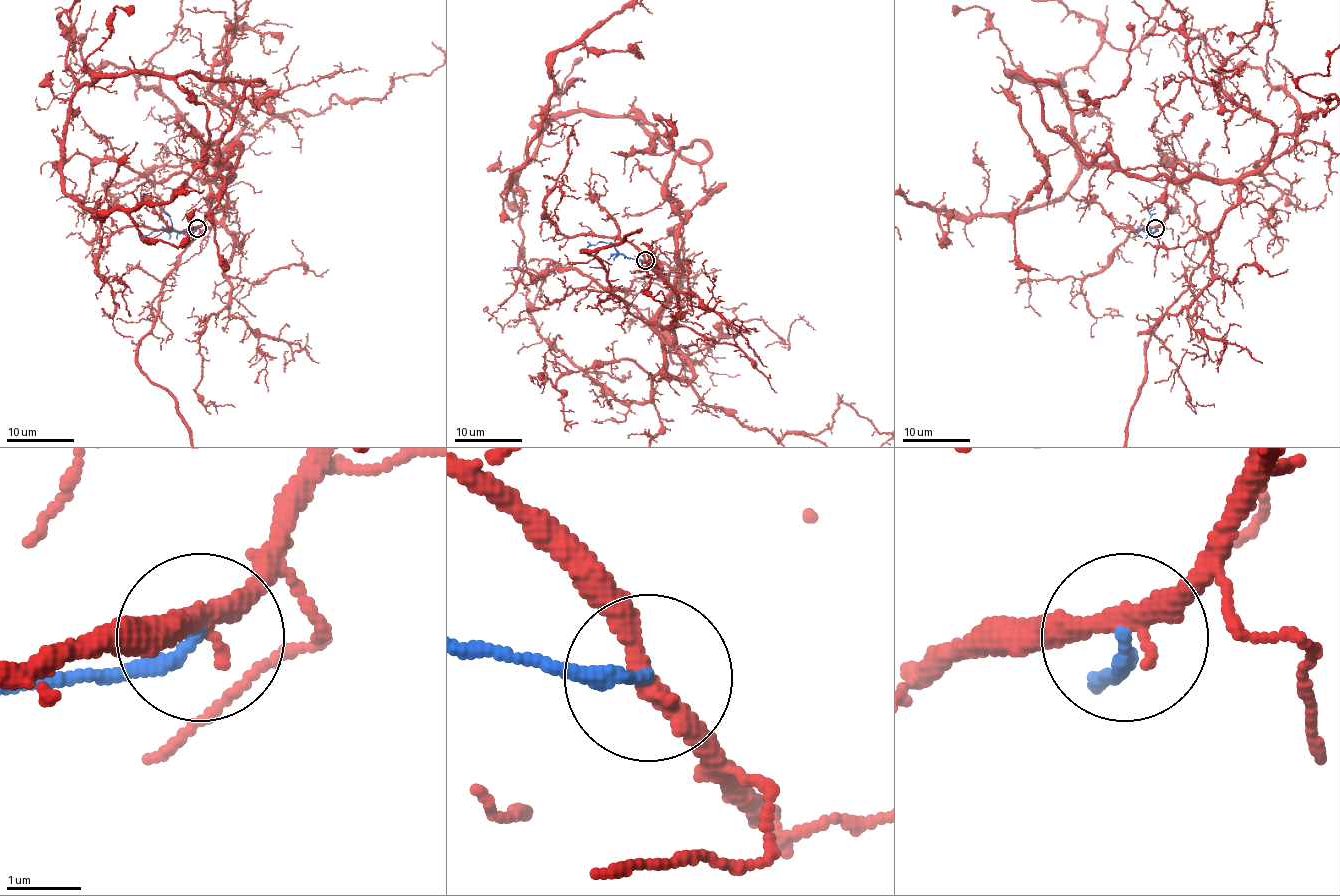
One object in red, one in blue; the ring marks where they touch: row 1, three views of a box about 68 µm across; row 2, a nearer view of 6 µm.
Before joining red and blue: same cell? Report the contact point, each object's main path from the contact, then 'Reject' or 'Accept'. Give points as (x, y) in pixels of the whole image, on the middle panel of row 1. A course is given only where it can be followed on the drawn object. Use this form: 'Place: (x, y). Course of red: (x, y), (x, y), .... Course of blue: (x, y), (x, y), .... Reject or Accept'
Place: (645, 260). Course of red: (645, 260), (669, 284), (653, 328), (667, 343), (586, 252), (643, 230), (679, 246), (677, 263). Course of blue: (645, 260), (625, 257), (611, 243), (601, 241), (591, 245), (587, 241). Reject

